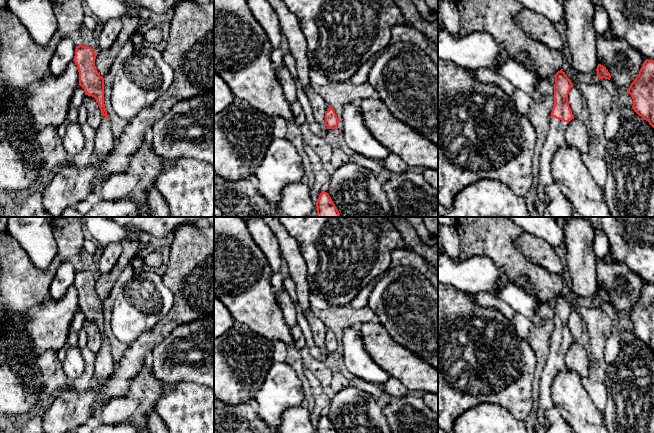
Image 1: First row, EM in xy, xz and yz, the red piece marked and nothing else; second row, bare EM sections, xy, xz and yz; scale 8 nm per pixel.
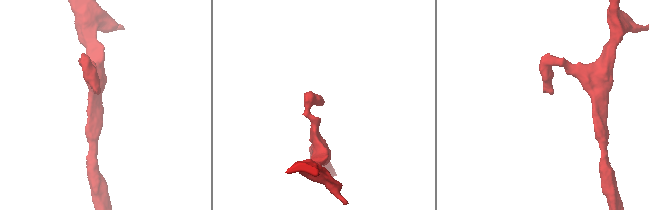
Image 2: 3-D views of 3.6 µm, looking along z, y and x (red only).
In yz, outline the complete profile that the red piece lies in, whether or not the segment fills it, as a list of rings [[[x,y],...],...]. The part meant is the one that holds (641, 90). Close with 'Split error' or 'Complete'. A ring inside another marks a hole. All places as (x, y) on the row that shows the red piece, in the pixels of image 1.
[[[646,59],[627,92],[633,99],[633,110],[654,128],[654,60]]]. Complete

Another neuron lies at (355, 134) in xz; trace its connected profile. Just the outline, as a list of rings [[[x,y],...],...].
[[[360,101],[345,104],[340,121],[343,124],[342,139],[352,151],[375,161],[384,161],[390,155],[390,151],[365,126]]]

